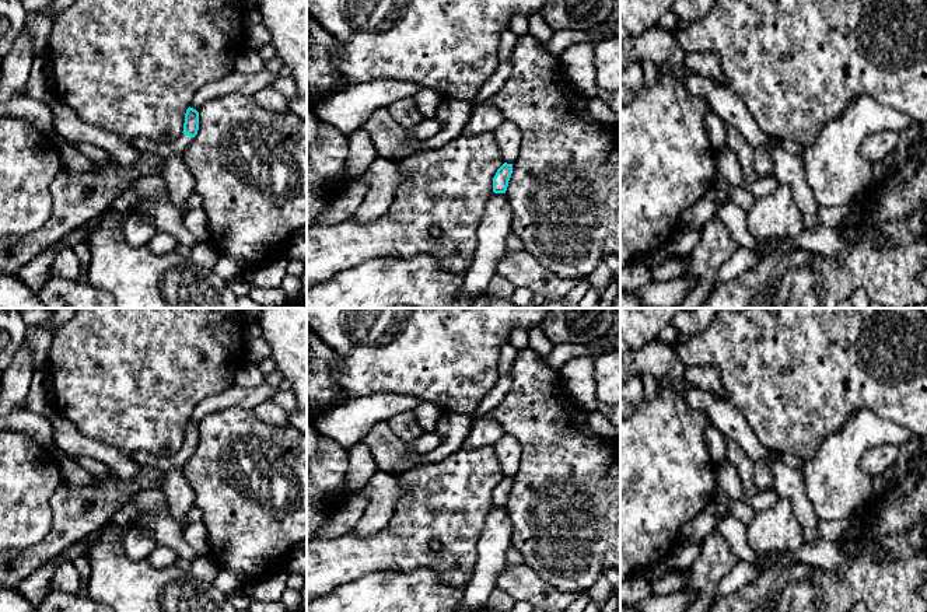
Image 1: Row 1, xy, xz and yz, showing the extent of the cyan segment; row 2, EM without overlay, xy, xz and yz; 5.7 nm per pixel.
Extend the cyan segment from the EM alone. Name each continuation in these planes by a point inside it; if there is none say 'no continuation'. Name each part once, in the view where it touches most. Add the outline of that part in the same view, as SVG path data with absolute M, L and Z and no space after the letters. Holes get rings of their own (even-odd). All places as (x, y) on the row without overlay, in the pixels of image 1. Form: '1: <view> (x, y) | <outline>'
1: xy (143, 458) | M182 447L172 457L153 455L147 451L134 451L129 457L137 464L137 466L157 468L167 472L169 469L182 469L189 458L193 455L193 452L195 451Z

